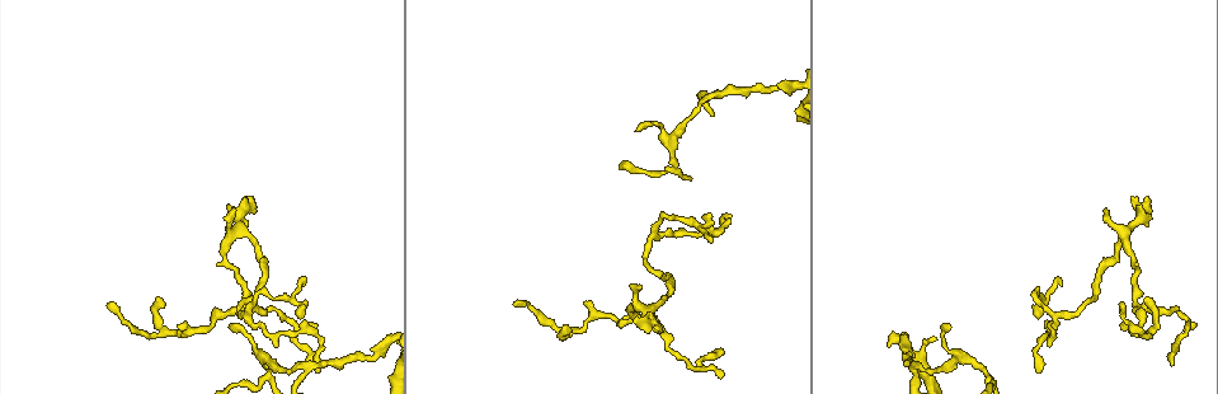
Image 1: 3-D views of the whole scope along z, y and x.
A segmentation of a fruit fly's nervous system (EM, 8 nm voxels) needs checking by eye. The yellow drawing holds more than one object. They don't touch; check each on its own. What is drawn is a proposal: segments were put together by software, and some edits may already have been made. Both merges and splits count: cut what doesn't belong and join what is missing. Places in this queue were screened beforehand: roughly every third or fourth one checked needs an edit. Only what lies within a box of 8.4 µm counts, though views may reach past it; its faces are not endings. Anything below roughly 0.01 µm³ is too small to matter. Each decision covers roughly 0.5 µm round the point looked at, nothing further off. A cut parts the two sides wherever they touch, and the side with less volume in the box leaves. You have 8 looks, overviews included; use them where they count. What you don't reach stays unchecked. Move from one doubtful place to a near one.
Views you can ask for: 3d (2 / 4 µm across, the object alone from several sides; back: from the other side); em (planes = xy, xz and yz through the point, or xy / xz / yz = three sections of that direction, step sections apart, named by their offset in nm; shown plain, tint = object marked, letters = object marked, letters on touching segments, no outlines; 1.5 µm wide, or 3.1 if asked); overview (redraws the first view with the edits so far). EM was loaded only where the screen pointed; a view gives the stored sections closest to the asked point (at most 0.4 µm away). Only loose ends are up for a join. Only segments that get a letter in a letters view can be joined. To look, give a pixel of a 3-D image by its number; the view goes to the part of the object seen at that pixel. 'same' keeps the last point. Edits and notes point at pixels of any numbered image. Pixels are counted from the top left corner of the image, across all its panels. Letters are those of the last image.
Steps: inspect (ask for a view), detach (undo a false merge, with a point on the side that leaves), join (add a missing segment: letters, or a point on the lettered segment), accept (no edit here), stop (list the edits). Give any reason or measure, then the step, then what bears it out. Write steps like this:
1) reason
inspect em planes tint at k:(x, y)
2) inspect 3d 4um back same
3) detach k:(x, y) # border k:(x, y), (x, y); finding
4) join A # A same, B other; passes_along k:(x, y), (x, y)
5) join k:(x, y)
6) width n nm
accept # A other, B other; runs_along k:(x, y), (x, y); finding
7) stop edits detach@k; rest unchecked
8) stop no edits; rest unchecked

an open end
inspect em xz step 4 letters at 1:(1146, 296)

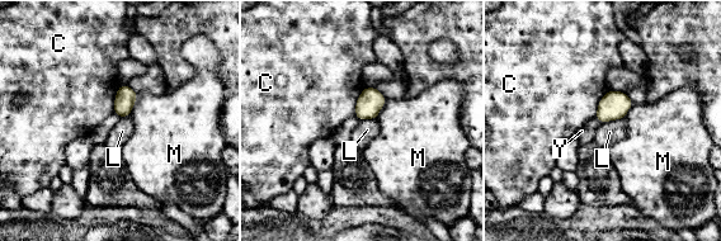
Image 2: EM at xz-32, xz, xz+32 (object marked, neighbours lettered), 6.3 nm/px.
accept # C other, L other, M other, Y other; border 2:(113, 113), (121, 117); none of them fits

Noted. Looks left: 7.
free end
inspect 3d 4um at 1:(230, 324)

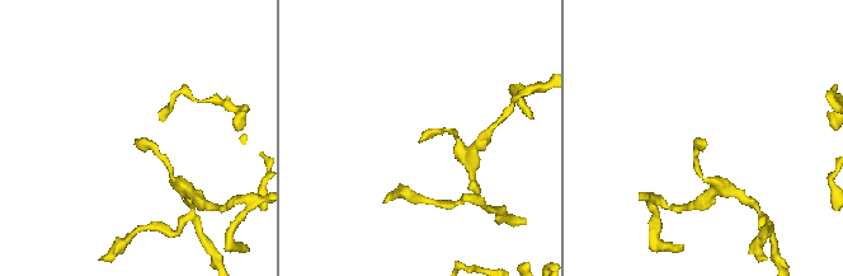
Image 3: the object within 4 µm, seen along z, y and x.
inspect em planes letters at 3:(135, 141)

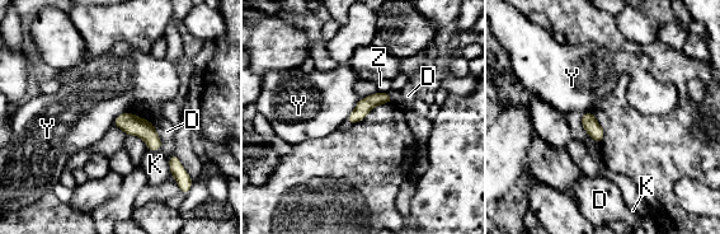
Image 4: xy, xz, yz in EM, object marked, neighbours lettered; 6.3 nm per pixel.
width 90 nm
accept # D other, K other, Y other, Z other; border 4:(131, 111), (120, 113), (112, 123); none of them fits

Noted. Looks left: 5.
three-way junction
inspect 3d 4um at 1:(913, 365)

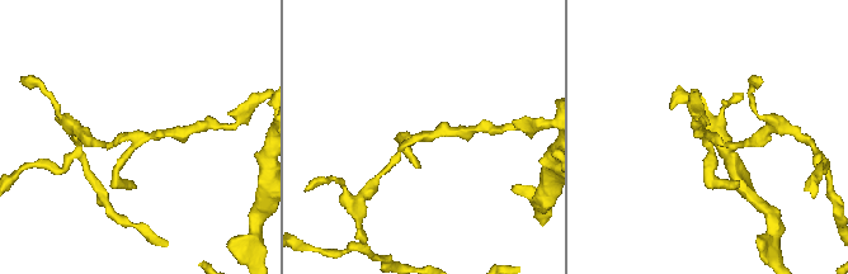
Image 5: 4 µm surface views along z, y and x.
arms 3
inspect em planes letters at 5:(704, 140)

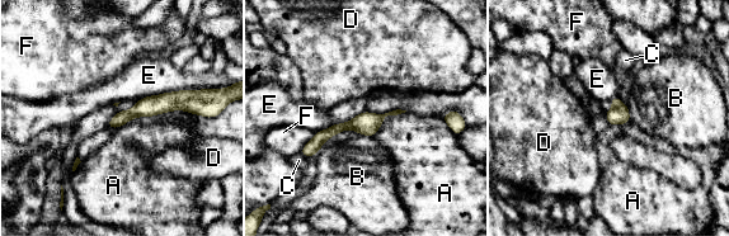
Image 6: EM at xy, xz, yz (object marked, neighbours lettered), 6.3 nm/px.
detach 6:(616, 116) # A other, B other, C other, D other, E other, F other; part_leaving 6:(198, 109), (154, 104), (111, 124); two neurons meet here

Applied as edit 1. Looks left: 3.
stop edits detach@6; rest unchecked

